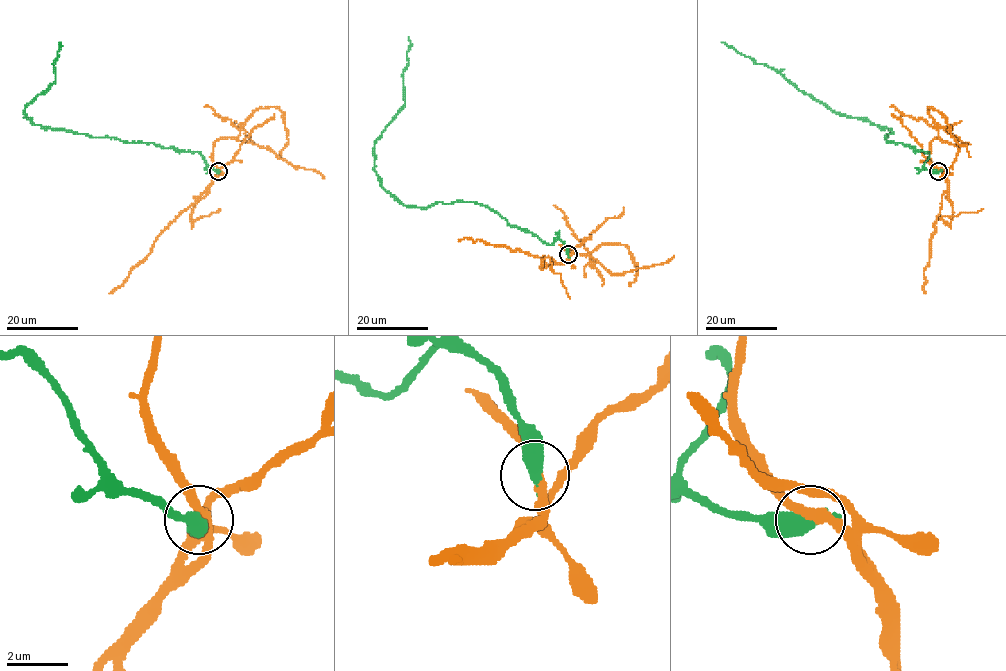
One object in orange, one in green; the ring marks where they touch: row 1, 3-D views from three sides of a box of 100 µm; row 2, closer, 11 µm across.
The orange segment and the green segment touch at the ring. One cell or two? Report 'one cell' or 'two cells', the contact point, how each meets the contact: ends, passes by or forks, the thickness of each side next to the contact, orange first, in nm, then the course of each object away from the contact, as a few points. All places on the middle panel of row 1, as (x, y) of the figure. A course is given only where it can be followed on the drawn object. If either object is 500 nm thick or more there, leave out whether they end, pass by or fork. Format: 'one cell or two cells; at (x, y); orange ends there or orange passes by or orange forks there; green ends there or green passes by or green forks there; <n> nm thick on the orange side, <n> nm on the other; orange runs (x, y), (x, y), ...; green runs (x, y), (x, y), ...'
two cells; at (568, 254); 300 nm thick on the orange side, 550 nm on the other; orange runs (567, 254), (562, 245), (585, 254), (603, 244), (624, 244), (633, 256), (637, 271), (629, 285); green runs (567, 254), (560, 240), (543, 242), (485, 206), (406, 207), (380, 184), (374, 145), (404, 104), (408, 37)

